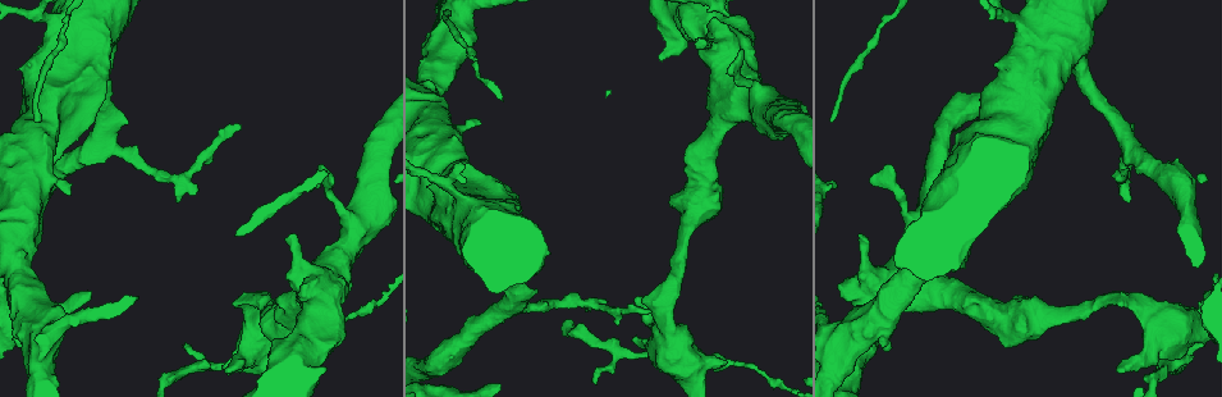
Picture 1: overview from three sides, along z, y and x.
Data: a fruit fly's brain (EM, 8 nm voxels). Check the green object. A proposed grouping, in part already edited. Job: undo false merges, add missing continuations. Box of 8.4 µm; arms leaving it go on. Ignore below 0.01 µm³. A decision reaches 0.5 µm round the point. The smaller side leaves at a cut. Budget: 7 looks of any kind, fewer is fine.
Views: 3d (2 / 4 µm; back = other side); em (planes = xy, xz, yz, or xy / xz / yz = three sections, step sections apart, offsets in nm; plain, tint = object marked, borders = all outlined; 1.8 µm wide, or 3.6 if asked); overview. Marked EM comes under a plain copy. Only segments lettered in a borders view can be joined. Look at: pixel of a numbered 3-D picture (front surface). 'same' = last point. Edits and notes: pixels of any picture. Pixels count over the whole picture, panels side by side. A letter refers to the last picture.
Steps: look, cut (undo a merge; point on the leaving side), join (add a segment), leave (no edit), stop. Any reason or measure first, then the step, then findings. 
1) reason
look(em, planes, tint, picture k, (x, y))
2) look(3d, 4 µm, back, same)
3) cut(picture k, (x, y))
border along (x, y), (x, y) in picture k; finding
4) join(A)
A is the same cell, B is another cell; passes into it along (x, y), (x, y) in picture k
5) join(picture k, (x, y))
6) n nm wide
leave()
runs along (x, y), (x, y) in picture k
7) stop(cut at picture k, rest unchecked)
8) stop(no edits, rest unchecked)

free end
look(em, planes, tint, picture 1, (320, 187))

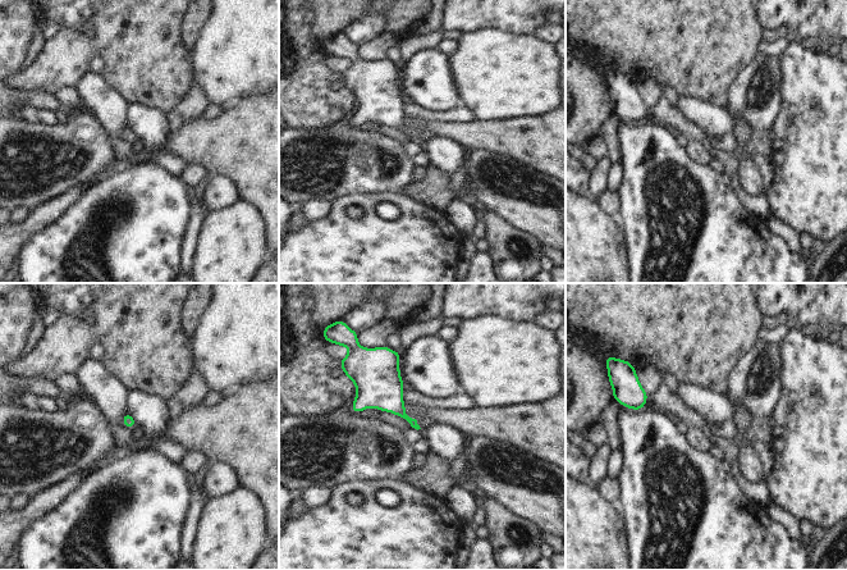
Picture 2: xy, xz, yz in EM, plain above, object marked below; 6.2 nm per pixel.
what lies round it
look(em, planes, borders, same)

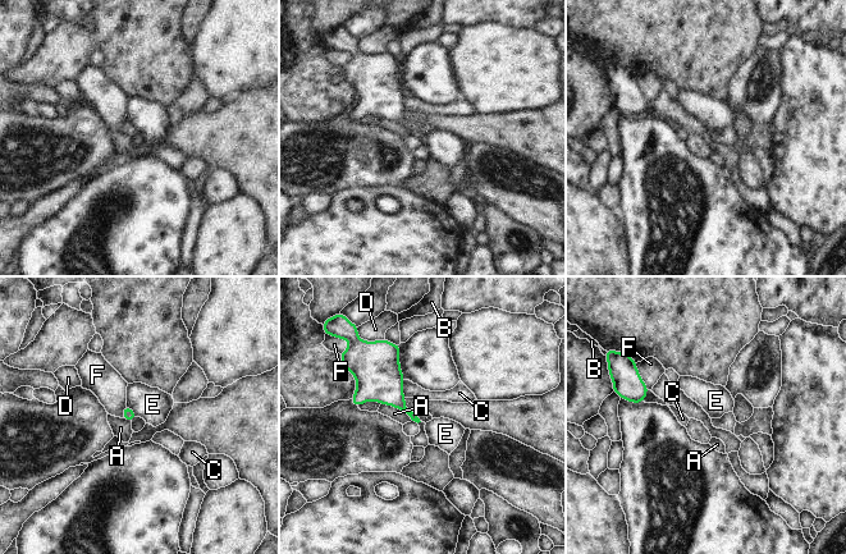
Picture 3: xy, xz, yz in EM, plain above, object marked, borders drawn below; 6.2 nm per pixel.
leave()
A, B, C, D, E and F are other cells; border along (127, 404), (136, 416) in picture 3; no lettered segment goes on from it

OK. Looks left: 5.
branch stops here
look(em, yz, step 16, borders, picture 1, (177, 203))

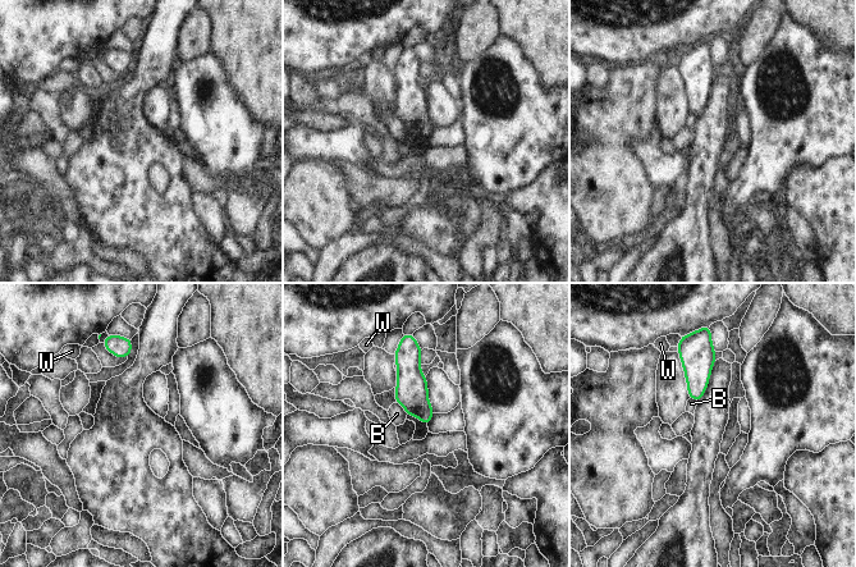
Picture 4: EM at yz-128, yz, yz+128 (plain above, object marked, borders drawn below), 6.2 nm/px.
160 nm wide
leave()
B and W are other cells; border along (396, 402), (407, 414) in picture 4; none of them fits

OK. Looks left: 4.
an open end
look(3d, 4 µm, picture 1, (238, 126))

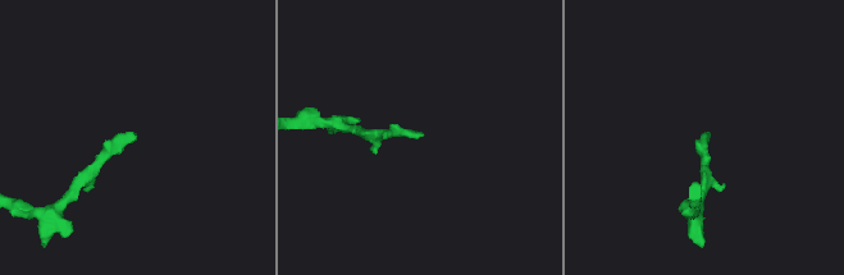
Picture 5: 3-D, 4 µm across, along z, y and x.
look(em, 3.6 µm, planes, borders, picture 5, (136, 135))

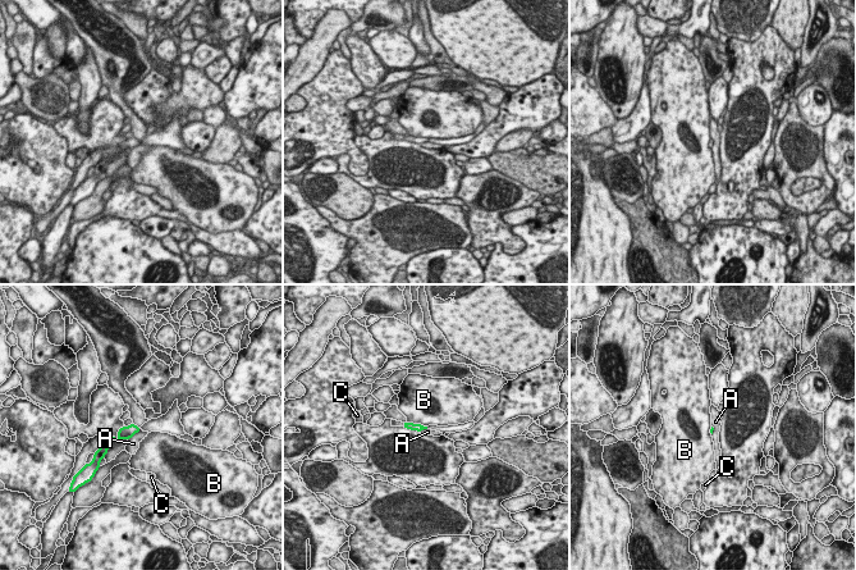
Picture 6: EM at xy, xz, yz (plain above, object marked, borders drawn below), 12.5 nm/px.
leave()
A, B and C are other cells; border along (133, 423), (140, 429), (128, 439) in picture 6; none of them fits

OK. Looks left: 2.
stop(no edits, rest unchecked)

